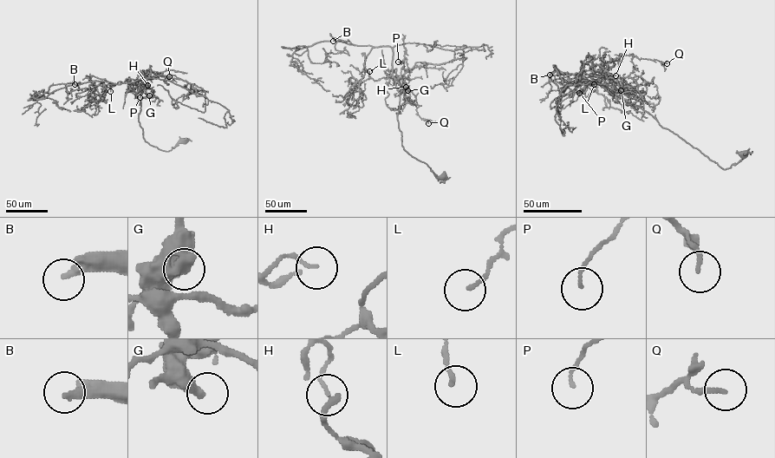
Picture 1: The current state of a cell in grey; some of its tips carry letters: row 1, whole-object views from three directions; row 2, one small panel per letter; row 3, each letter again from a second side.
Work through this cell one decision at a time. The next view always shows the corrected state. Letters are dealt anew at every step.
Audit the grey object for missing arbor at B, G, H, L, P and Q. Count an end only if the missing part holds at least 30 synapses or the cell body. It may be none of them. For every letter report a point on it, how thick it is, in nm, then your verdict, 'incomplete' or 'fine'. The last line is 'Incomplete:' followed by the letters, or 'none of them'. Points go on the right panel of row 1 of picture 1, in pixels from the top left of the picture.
B: at (550, 75); 340 nm thick; fine
G: at (621, 90); 400 nm thick; fine
H: at (615, 75); 100 nm thick; fine
L: at (594, 84); 120 nm thick; fine
P: at (579, 93); 110 nm thick; fine
Q: at (667, 63); 140 nm thick; fine
Incomplete: none of them

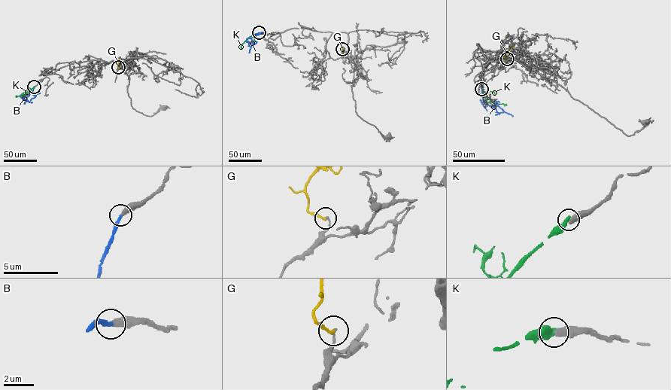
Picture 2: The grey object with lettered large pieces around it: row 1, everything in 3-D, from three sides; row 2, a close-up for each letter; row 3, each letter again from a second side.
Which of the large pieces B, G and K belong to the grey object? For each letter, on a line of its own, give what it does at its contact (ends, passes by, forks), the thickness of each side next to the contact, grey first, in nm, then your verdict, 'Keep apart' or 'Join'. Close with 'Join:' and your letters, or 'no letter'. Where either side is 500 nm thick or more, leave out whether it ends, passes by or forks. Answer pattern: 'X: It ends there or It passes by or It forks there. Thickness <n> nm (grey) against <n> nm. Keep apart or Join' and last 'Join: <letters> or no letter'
B: It ends there. Thickness 420 nm (grey) against 260 nm. Join
G: It ends there. Thickness 140 nm (grey) against 160 nm. Keep apart
K: Thickness 500 nm (grey) against 500 nm. Keep apart
Join: B

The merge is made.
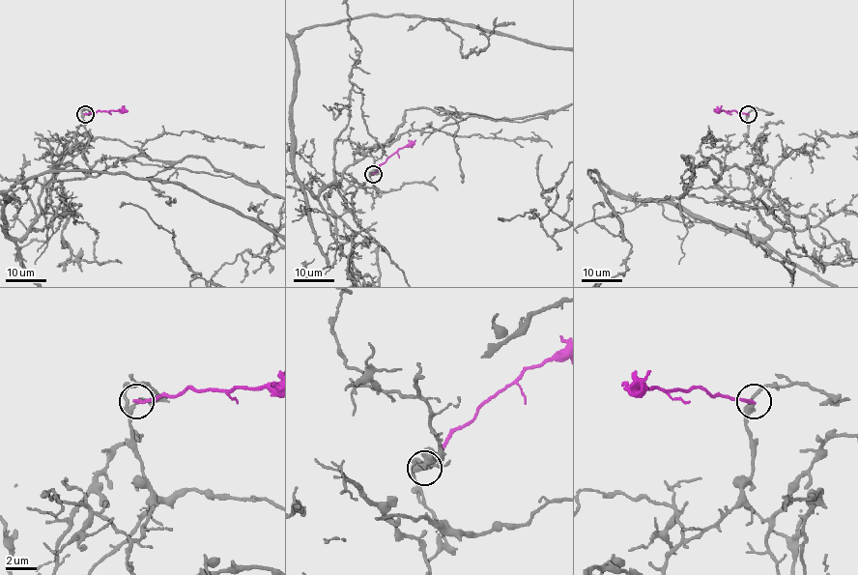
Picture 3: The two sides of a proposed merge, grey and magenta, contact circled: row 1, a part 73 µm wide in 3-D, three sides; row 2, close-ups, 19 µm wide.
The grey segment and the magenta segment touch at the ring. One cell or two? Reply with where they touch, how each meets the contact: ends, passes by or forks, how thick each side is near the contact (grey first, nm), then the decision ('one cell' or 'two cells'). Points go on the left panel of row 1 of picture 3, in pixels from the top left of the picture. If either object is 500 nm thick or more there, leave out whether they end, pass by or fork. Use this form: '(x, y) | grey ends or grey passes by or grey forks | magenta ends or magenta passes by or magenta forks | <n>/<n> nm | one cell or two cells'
(85, 114) | grey passes by | magenta ends | 280/240 nm | two cells

